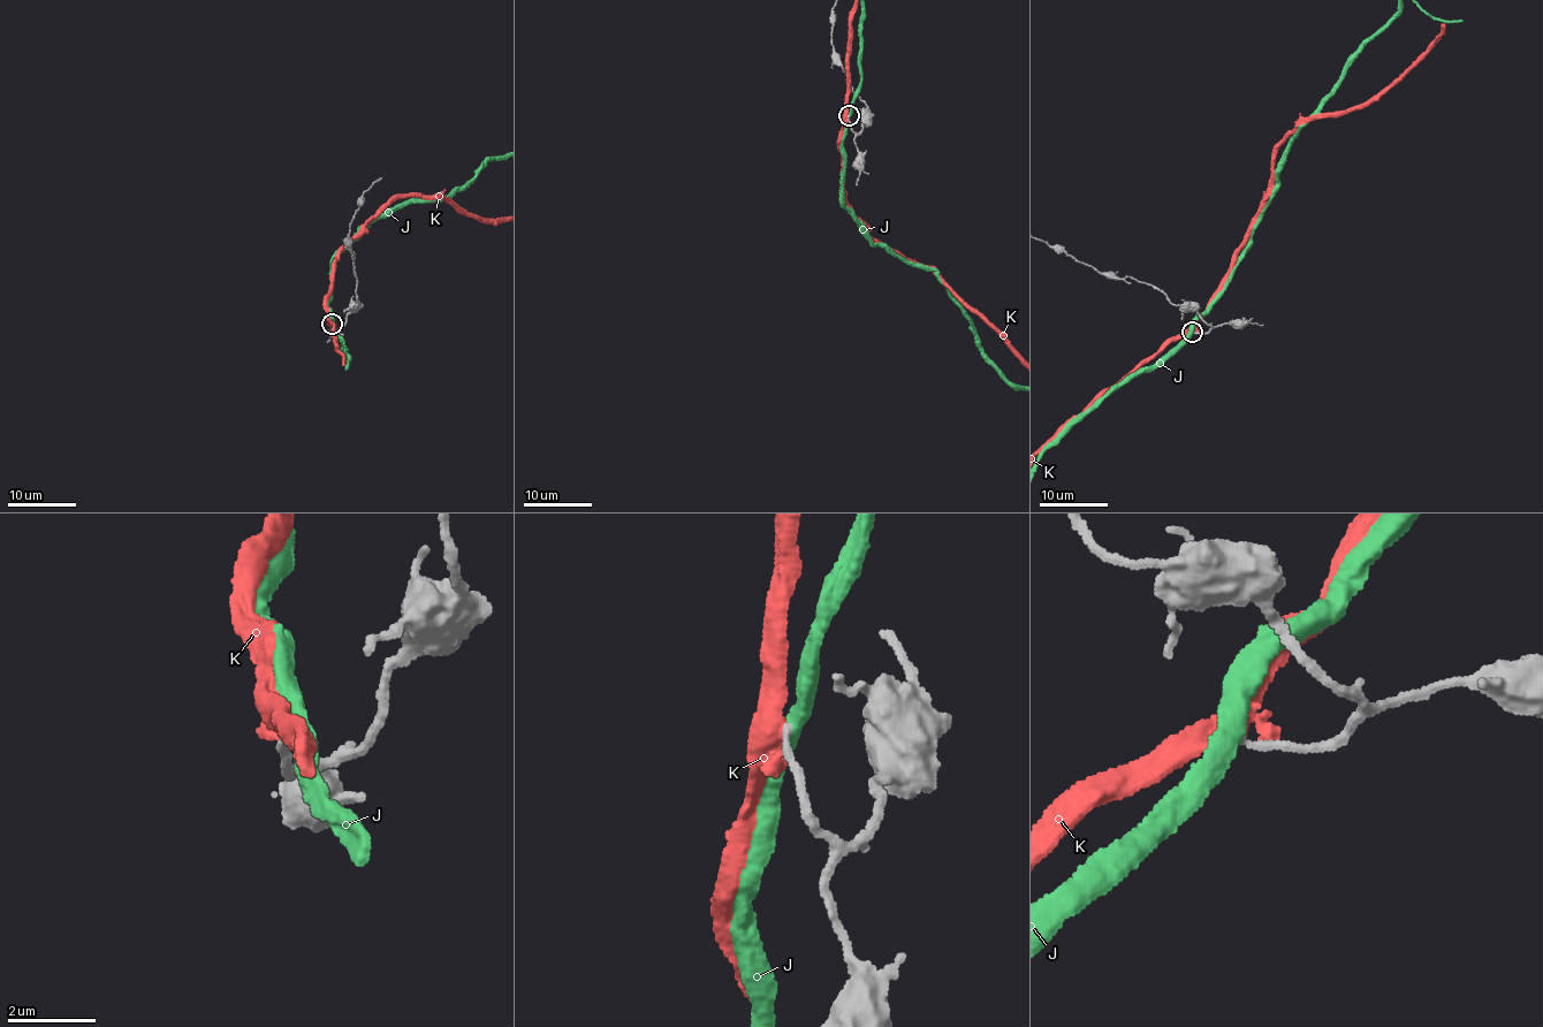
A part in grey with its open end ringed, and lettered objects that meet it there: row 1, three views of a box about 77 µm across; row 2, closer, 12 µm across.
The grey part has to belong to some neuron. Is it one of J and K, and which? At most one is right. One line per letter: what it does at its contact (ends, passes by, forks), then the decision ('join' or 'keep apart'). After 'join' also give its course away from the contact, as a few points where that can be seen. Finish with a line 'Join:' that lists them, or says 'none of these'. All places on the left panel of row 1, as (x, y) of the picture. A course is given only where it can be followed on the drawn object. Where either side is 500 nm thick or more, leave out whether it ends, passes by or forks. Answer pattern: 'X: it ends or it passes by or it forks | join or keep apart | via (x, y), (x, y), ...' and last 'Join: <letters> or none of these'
J: it passes by | keep apart
K: it forks | keep apart
Join: none of these

